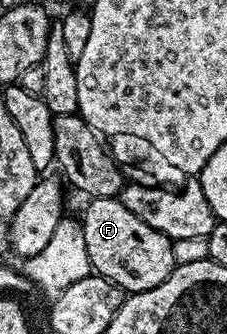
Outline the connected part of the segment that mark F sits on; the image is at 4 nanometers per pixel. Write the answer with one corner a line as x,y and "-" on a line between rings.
94,197
88,204
79,220
89,264
96,276
114,281
122,291
130,294
159,287
163,279
173,274
173,242
167,235
155,231
155,227
147,227
139,215
131,215
117,197

